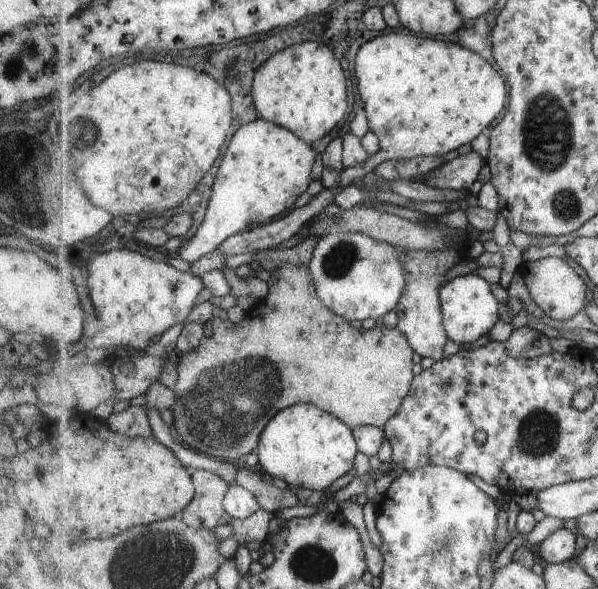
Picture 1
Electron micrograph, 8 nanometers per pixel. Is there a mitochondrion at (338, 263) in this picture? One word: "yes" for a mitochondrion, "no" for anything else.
yes

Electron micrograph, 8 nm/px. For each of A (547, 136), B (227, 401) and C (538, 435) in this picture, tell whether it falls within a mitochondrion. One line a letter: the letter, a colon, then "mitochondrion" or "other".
A: mitochondrion
B: mitochondrion
C: mitochondrion

